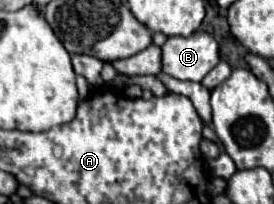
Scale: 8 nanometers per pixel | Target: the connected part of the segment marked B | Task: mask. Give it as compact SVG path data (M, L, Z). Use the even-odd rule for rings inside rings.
M195 31L191 37L169 37L161 49L163 73L183 81L199 83L219 63L219 45L205 31Z

